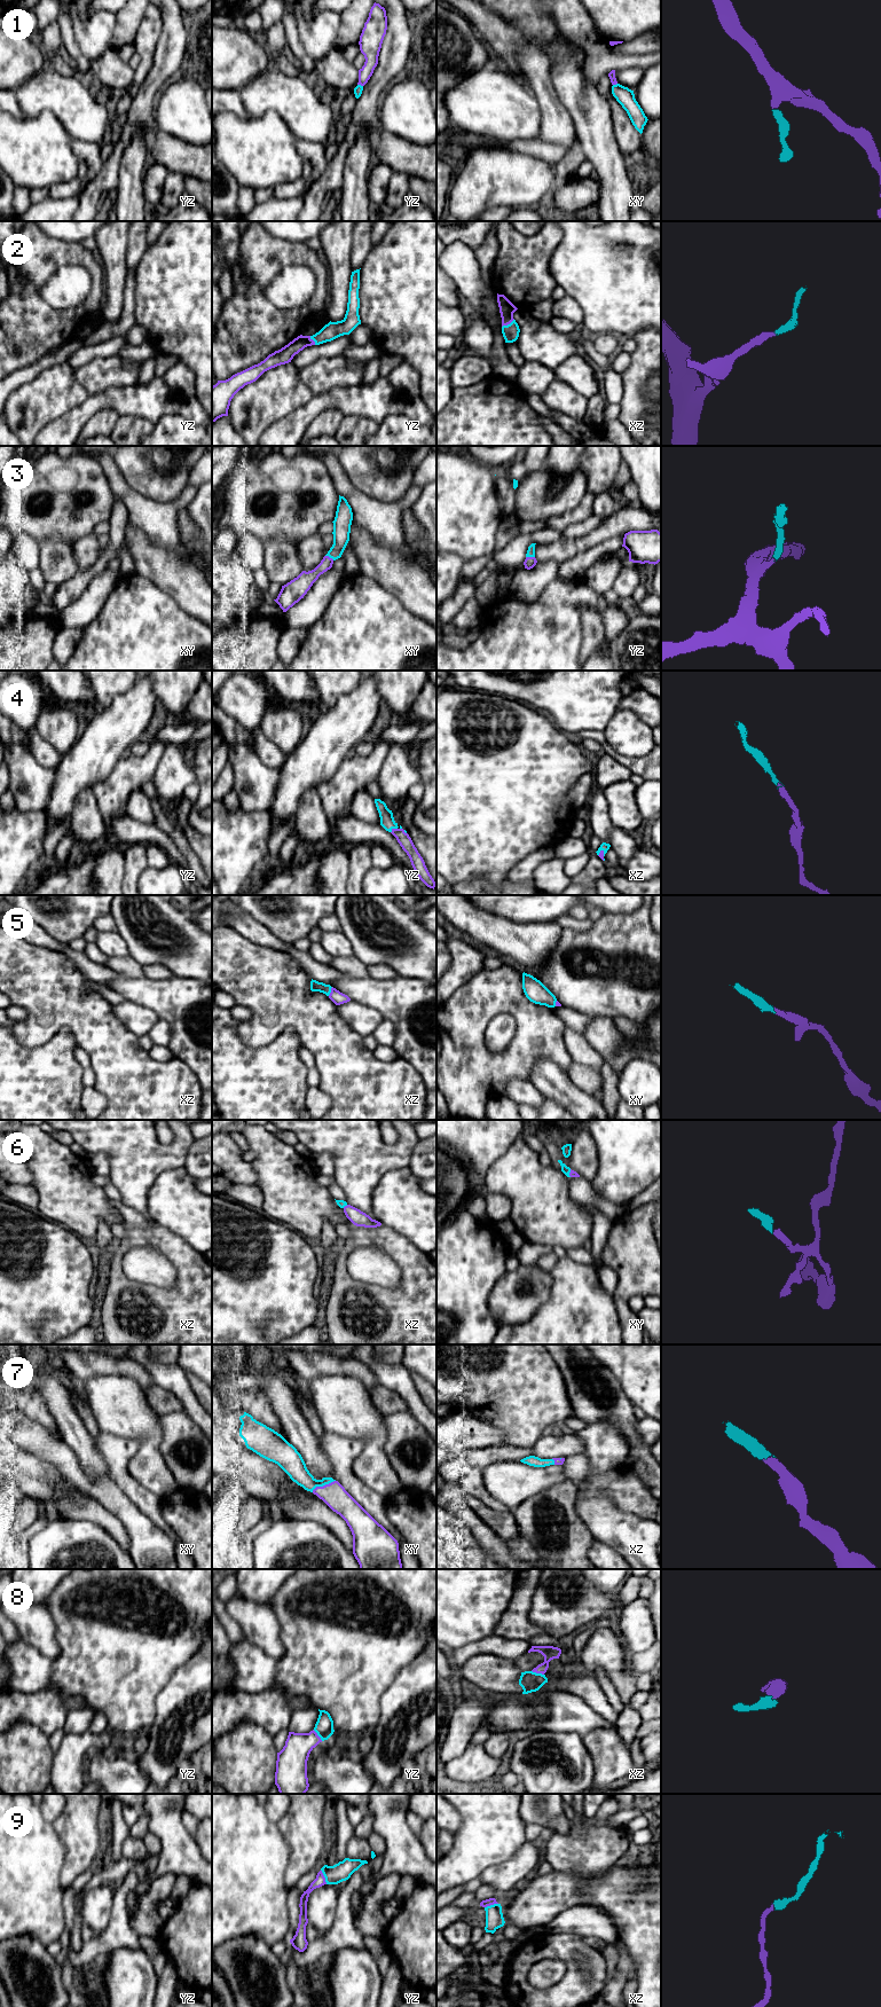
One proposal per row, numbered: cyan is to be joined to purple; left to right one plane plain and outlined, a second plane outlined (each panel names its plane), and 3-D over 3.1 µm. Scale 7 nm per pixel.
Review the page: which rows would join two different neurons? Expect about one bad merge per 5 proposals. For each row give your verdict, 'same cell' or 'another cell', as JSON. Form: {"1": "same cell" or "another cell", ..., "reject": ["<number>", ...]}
{"1": "same cell", "2": "same cell", "3": "same cell", "4": "same cell", "5": "same cell", "6": "same cell", "7": "same cell", "8": "another cell", "9": "same cell", "reject": ["8"]}

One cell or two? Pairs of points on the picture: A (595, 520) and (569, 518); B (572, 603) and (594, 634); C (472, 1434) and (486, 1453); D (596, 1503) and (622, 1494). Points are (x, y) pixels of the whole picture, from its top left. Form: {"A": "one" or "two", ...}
{"A": "two", "B": "two", "C": "one", "D": "two"}

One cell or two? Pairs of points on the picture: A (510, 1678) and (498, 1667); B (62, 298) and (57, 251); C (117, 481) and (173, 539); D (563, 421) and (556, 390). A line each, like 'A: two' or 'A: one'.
A: one
B: two
C: one
D: two

